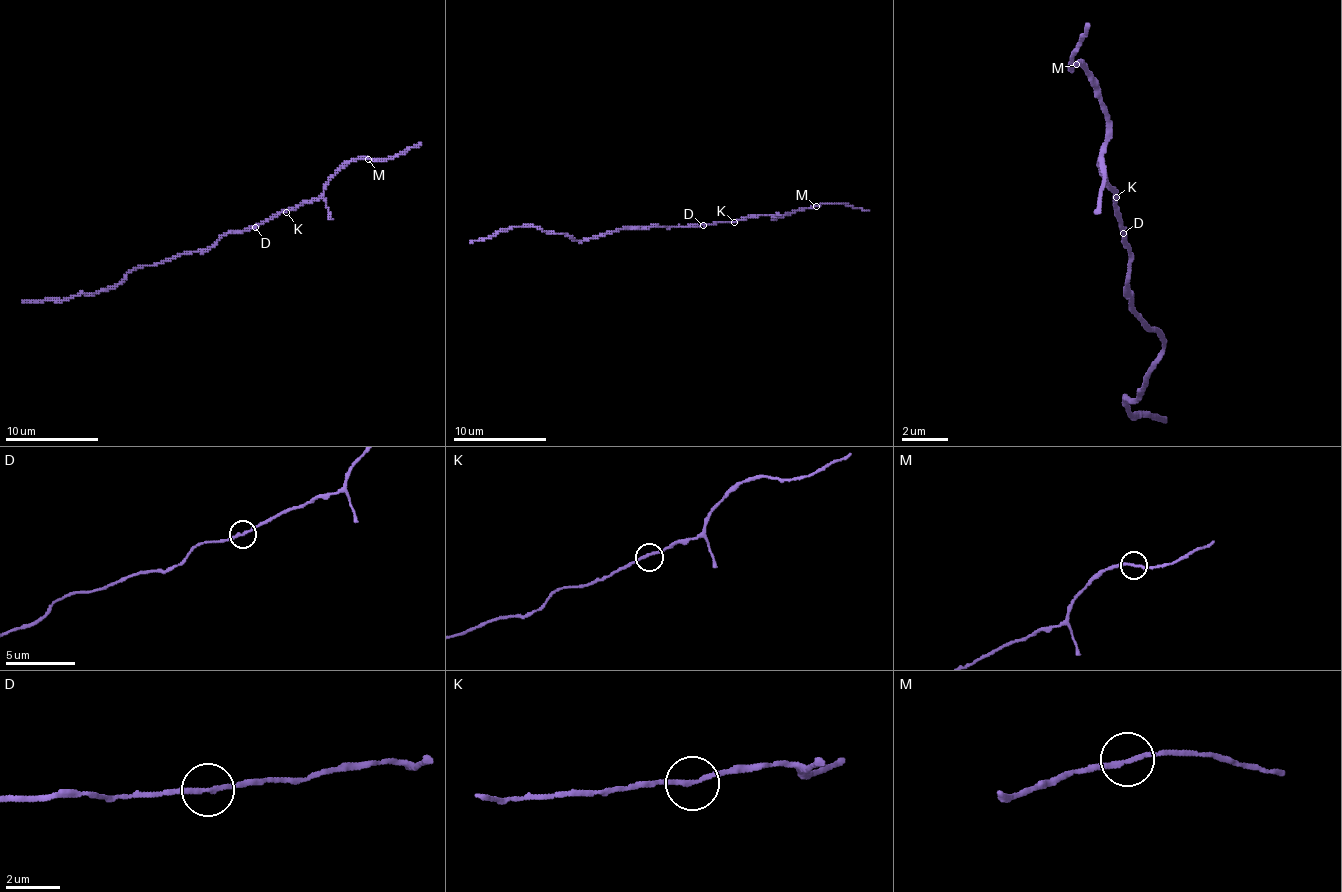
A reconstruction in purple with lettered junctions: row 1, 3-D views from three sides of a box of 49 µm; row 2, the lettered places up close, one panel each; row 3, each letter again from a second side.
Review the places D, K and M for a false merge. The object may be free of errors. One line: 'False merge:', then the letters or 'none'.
False merge: D

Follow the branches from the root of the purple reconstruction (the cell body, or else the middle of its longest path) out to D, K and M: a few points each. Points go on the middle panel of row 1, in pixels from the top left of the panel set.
D: (674, 227), (702, 224)
K: (674, 227), (734, 222)
M: (674, 227), (734, 222), (753, 215), (783, 217), (799, 208), (816, 206)

